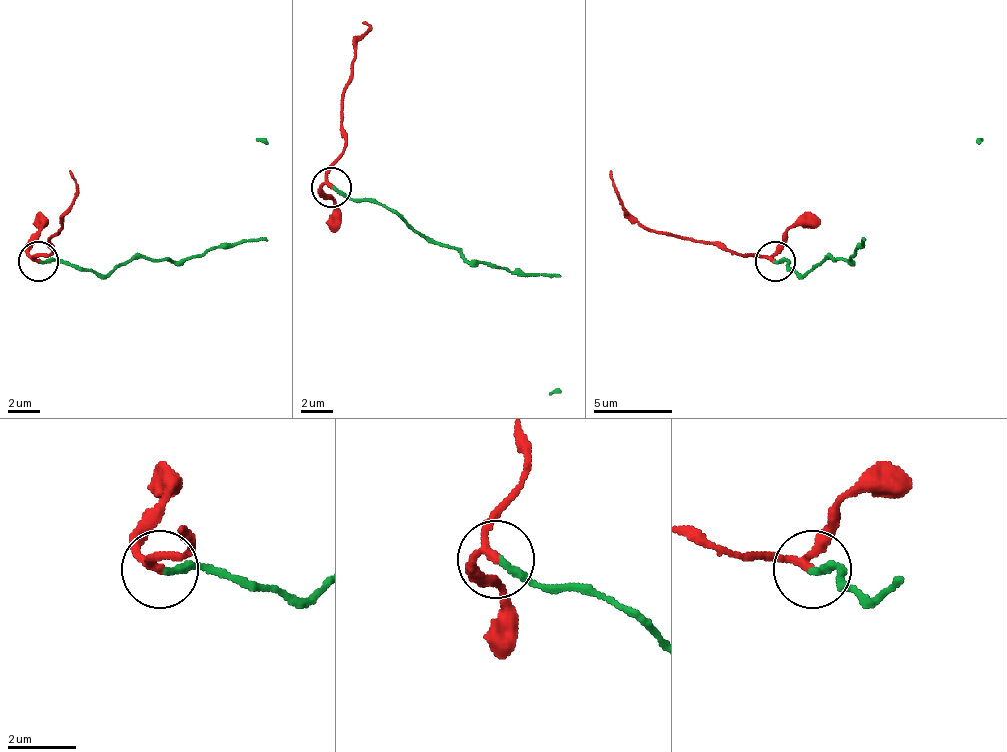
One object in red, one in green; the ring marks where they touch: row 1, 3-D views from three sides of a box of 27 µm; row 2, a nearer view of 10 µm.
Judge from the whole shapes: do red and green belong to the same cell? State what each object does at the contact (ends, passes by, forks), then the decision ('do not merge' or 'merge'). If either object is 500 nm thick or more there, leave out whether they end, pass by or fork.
red passes by; green ends there; merge

